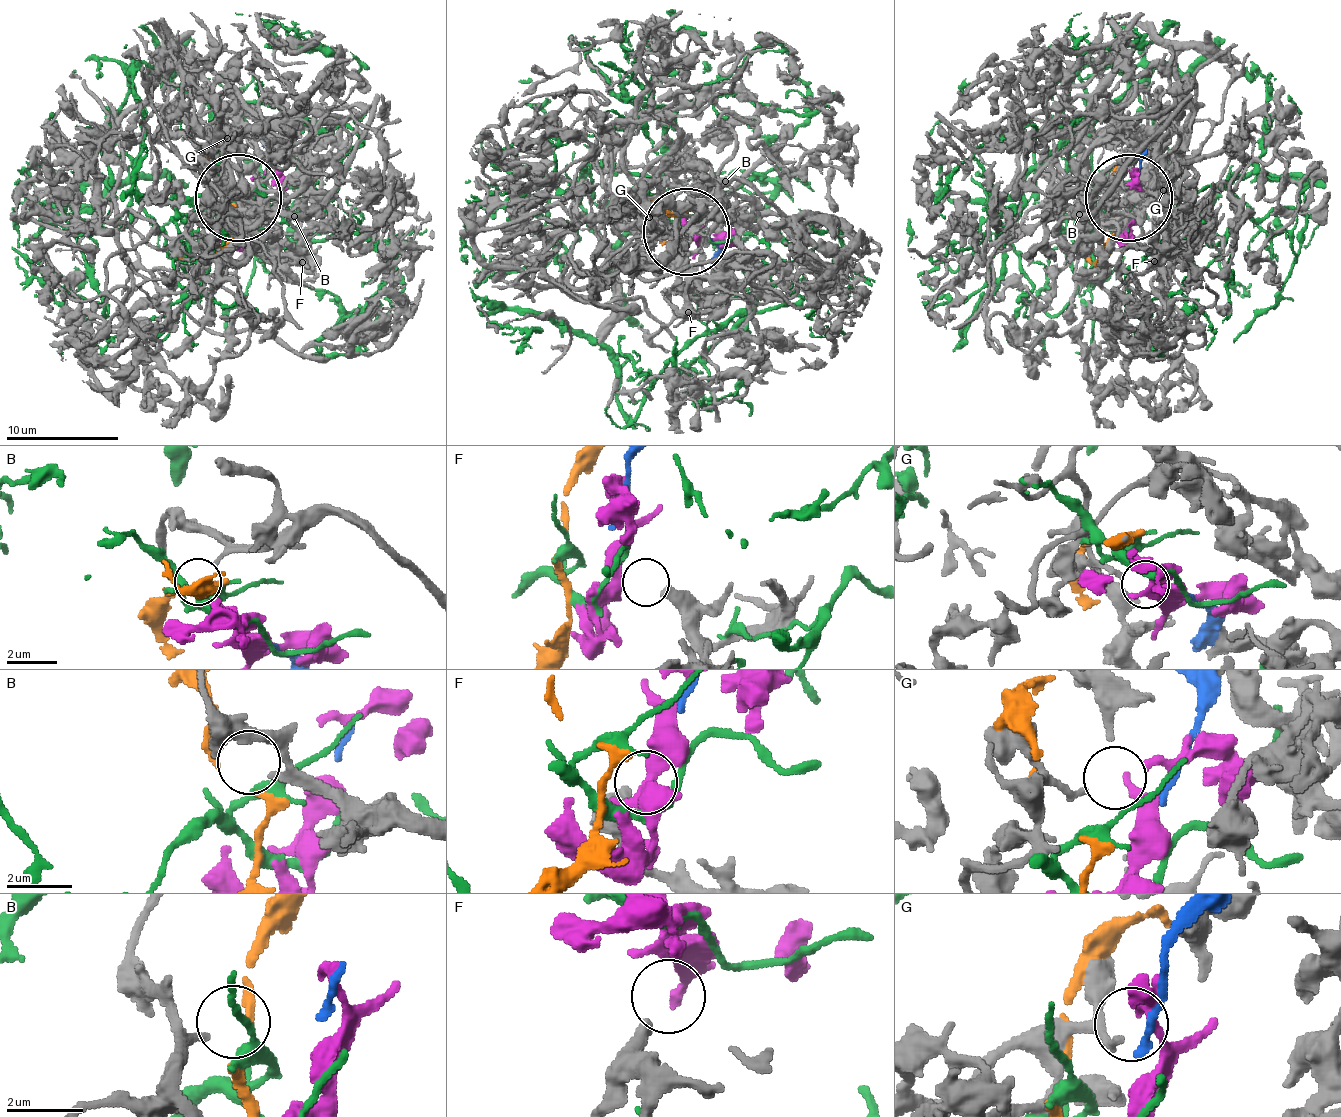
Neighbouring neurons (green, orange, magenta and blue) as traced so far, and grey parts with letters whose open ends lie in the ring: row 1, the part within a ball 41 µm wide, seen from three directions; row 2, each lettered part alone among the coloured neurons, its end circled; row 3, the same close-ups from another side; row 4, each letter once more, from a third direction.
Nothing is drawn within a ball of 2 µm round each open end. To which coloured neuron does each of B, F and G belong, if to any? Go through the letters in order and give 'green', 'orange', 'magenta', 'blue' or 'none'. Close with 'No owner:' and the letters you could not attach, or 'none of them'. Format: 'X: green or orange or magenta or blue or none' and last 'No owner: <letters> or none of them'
B: none
F: none
G: magenta
No owner: B, F

